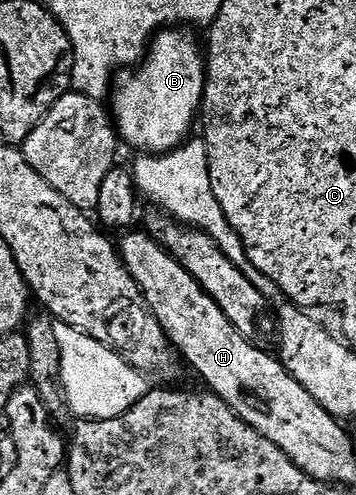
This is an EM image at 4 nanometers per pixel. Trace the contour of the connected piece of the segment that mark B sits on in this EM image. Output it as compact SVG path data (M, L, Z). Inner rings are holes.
M169 26L152 37L147 53L139 64L131 70L124 70L115 77L110 93L110 115L119 139L124 140L140 154L159 154L173 152L189 139L188 131L192 128L192 119L197 119L204 98L204 78L206 60L202 48L196 45L191 31L180 26Z

